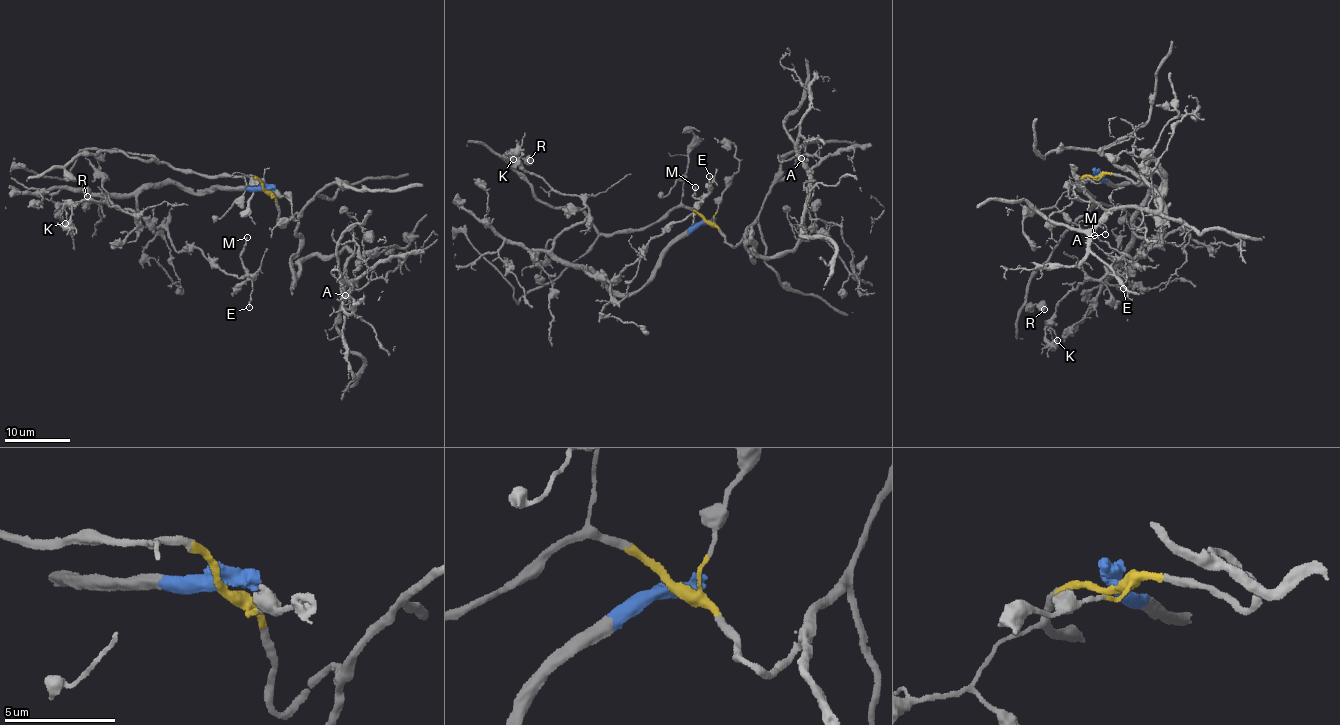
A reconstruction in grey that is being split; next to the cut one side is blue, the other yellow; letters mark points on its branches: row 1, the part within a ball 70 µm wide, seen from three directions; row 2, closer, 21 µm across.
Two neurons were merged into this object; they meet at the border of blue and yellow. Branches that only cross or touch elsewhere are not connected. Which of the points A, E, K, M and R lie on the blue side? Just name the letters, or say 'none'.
E, K, M

